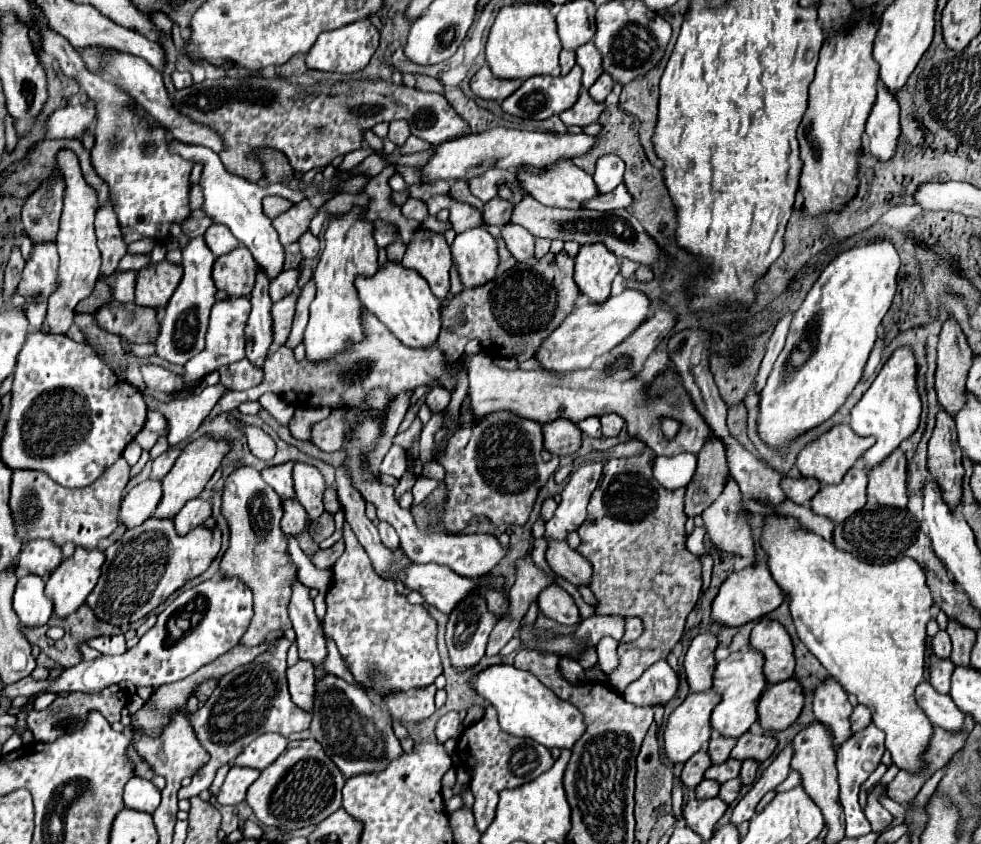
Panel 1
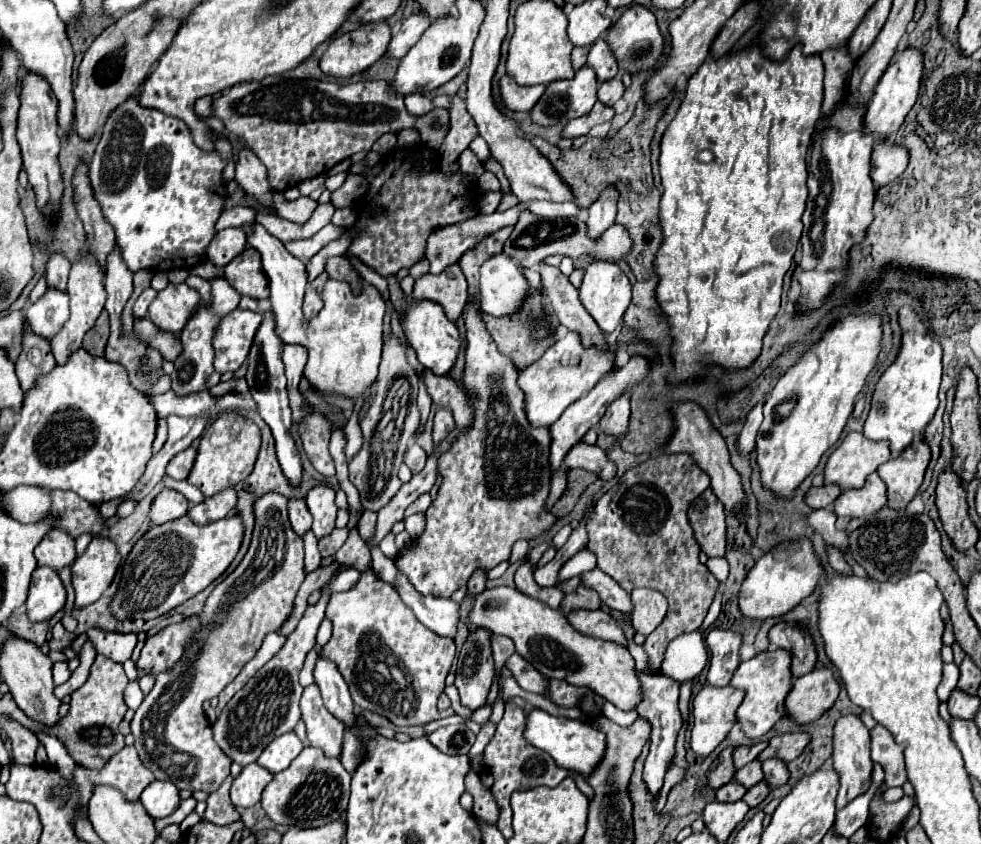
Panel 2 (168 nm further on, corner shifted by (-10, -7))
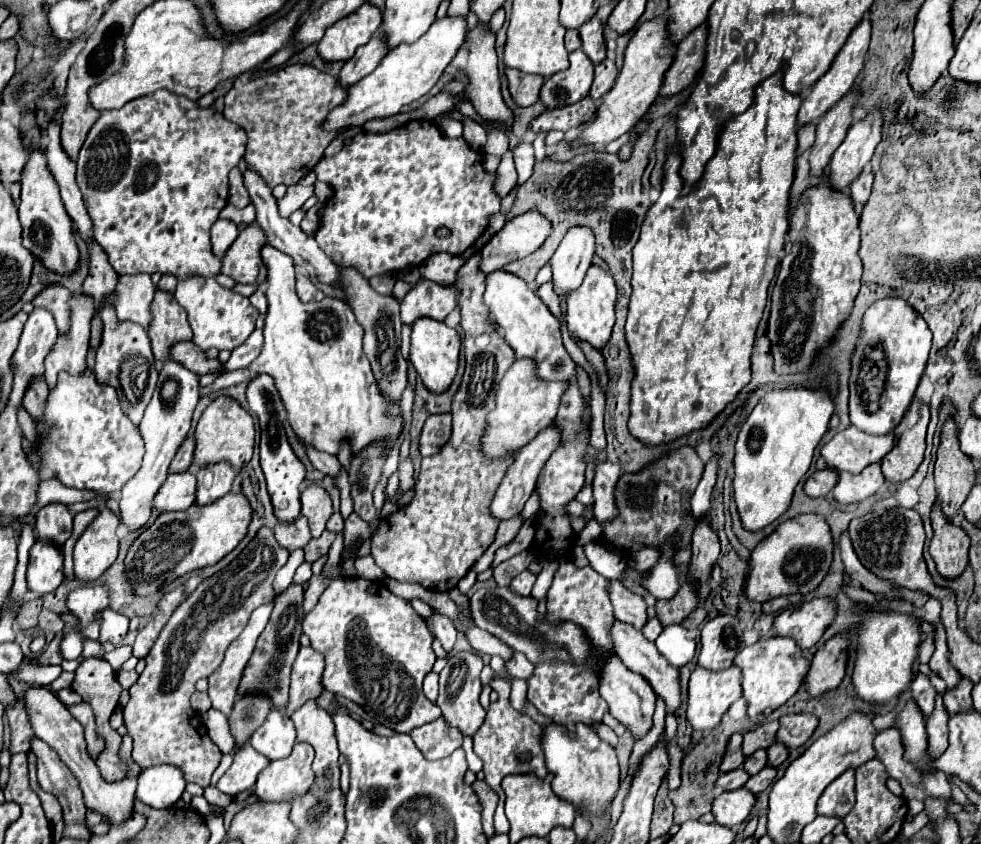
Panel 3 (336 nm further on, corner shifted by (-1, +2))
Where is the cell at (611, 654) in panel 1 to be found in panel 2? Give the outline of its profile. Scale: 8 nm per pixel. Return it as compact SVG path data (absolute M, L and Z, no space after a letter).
M640 673L640 681L642 681L642 687L644 687L644 701L638 705L638 715L642 719L646 719L650 723L650 753L646 757L646 763L644 763L644 783L648 787L648 791L658 797L662 785L664 785L664 775L674 759L674 753L676 753L676 737L678 737L678 731L682 727L682 717L680 717L680 711L678 711L678 683L664 677L664 675L646 675L646 673Z

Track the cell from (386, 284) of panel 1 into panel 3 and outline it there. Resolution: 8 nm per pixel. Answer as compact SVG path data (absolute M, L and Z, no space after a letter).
M419 318L413 324L413 332L411 332L411 362L419 374L419 378L423 380L423 384L433 390L433 392L443 392L455 372L457 372L457 360L459 360L459 350L461 350L461 340L455 328L449 328L445 322L439 320L431 320L431 318Z

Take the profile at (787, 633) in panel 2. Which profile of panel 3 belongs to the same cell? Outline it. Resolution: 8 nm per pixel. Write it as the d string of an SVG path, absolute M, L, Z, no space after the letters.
M817 598L797 608L785 608L773 620L777 636L787 636L807 650L819 642L825 628L833 622L835 604L829 598Z

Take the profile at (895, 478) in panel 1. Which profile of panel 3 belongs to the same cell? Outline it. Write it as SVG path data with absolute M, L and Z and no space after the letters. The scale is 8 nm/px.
M913 400L907 416L895 428L895 446L881 460L887 482L899 484L915 474L925 454L925 432L929 424L929 406Z

